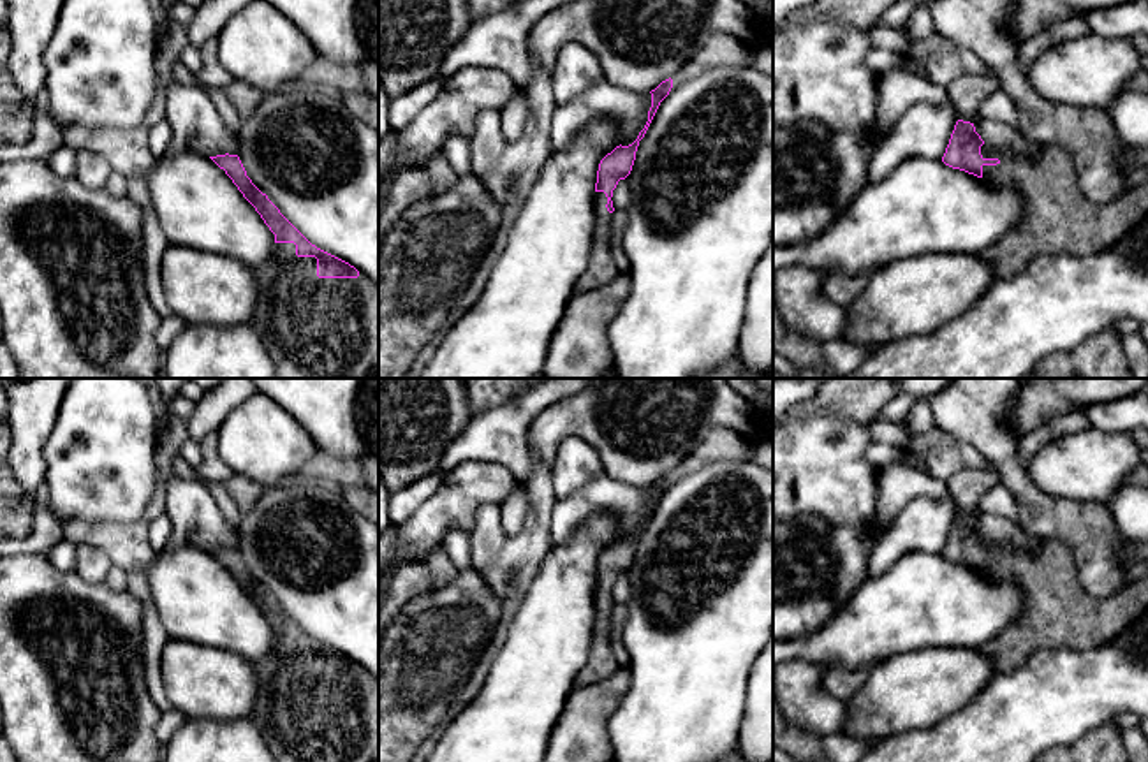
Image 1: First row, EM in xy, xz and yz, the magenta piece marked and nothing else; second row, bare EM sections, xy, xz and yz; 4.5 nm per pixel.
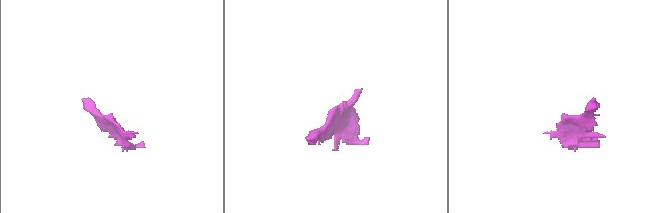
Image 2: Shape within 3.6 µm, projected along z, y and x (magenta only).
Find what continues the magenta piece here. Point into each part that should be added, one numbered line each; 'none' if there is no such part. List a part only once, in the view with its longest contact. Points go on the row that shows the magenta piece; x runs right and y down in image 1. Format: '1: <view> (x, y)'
1: xy (312, 328)

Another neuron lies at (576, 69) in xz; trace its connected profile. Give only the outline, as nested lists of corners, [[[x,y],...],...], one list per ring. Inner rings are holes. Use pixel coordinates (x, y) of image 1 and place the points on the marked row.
[[[563,44],[551,72],[556,104],[565,104],[604,79],[599,58],[581,44]]]

